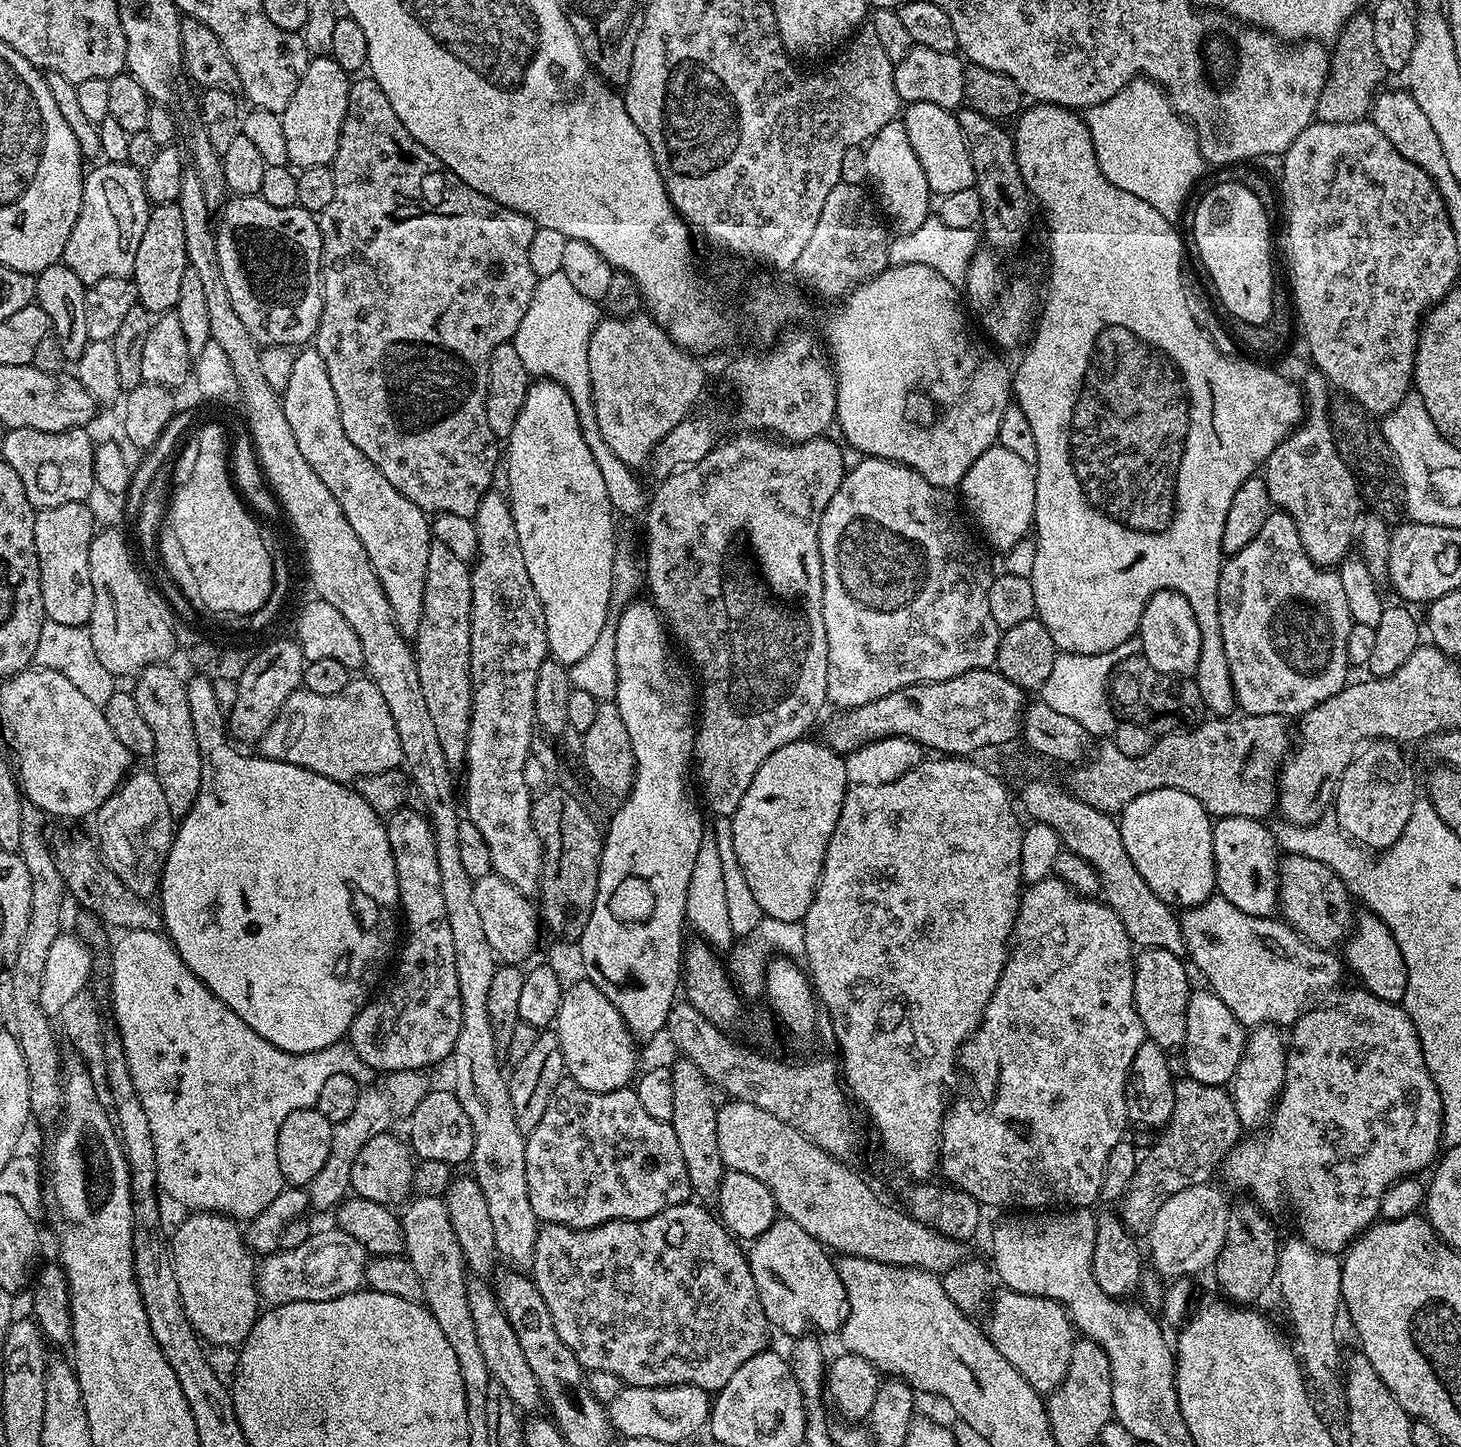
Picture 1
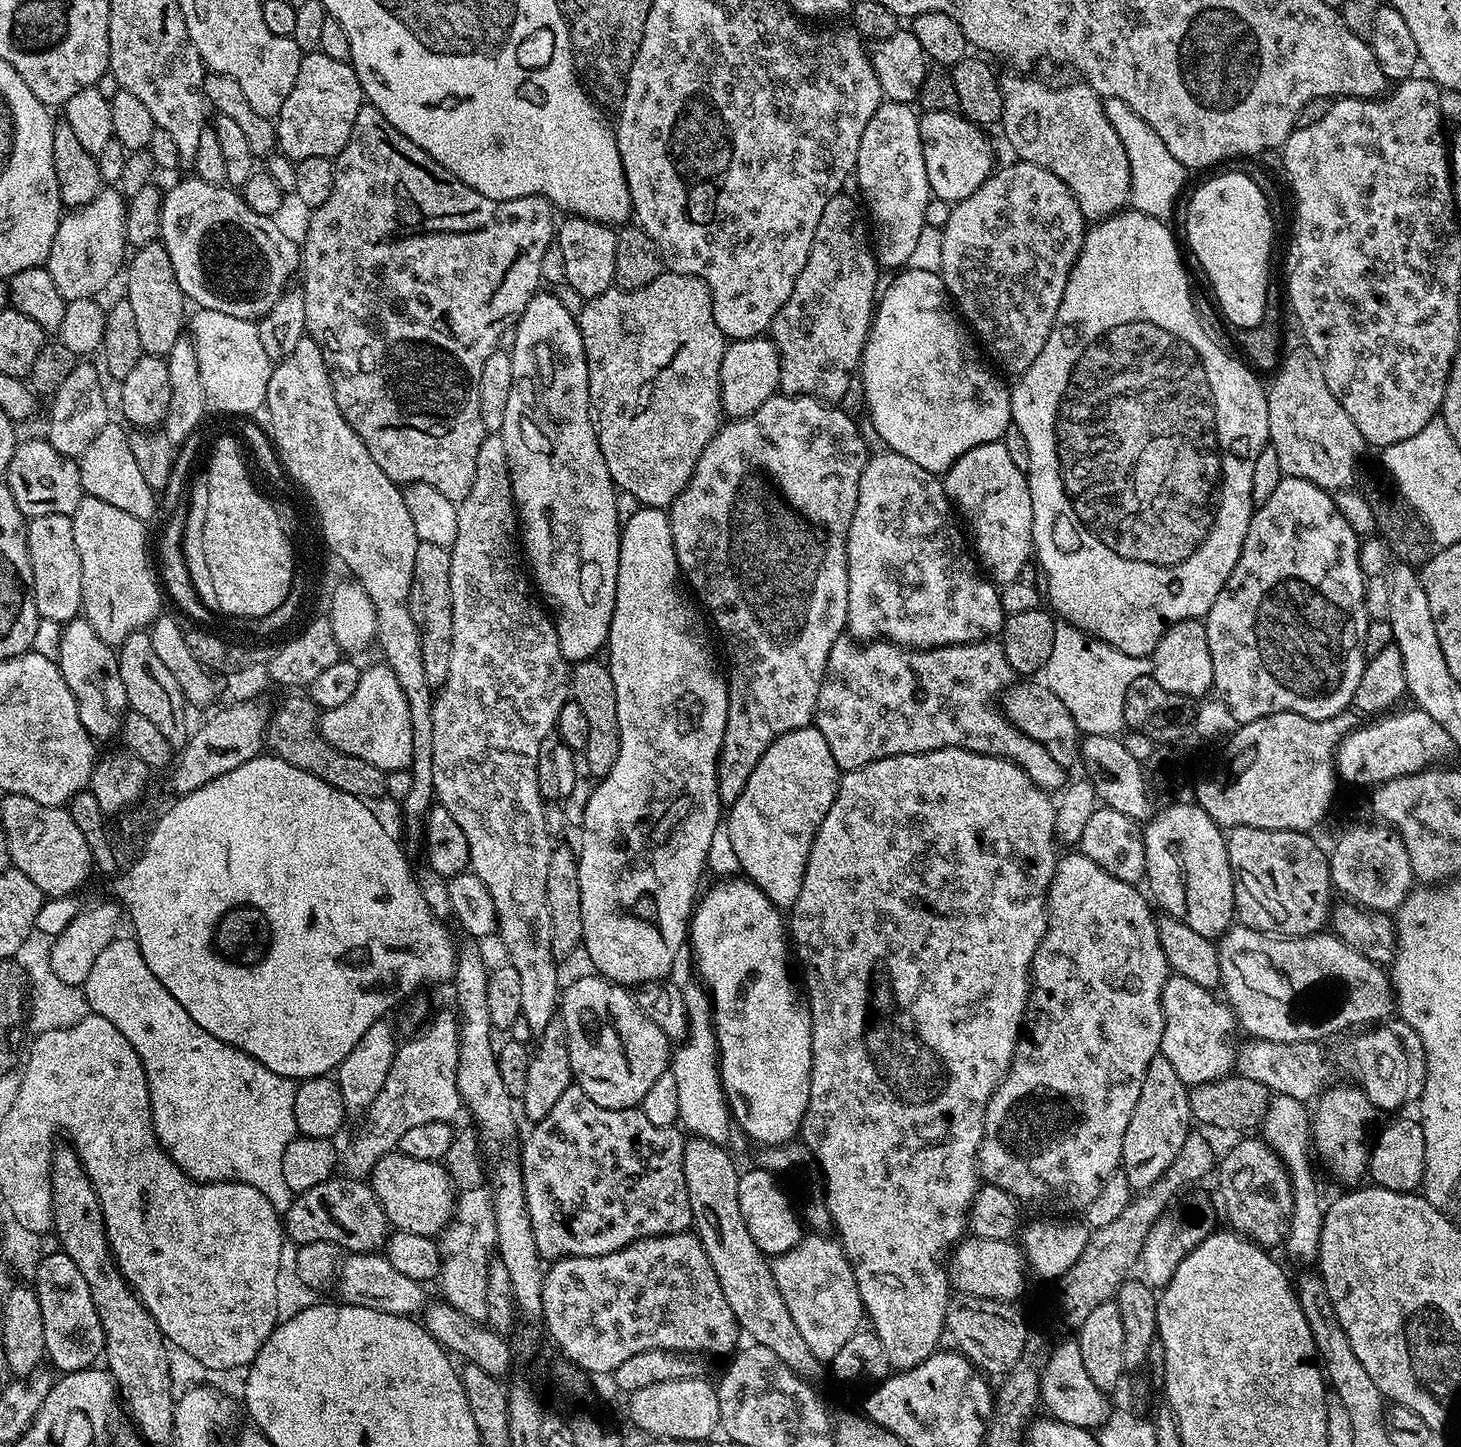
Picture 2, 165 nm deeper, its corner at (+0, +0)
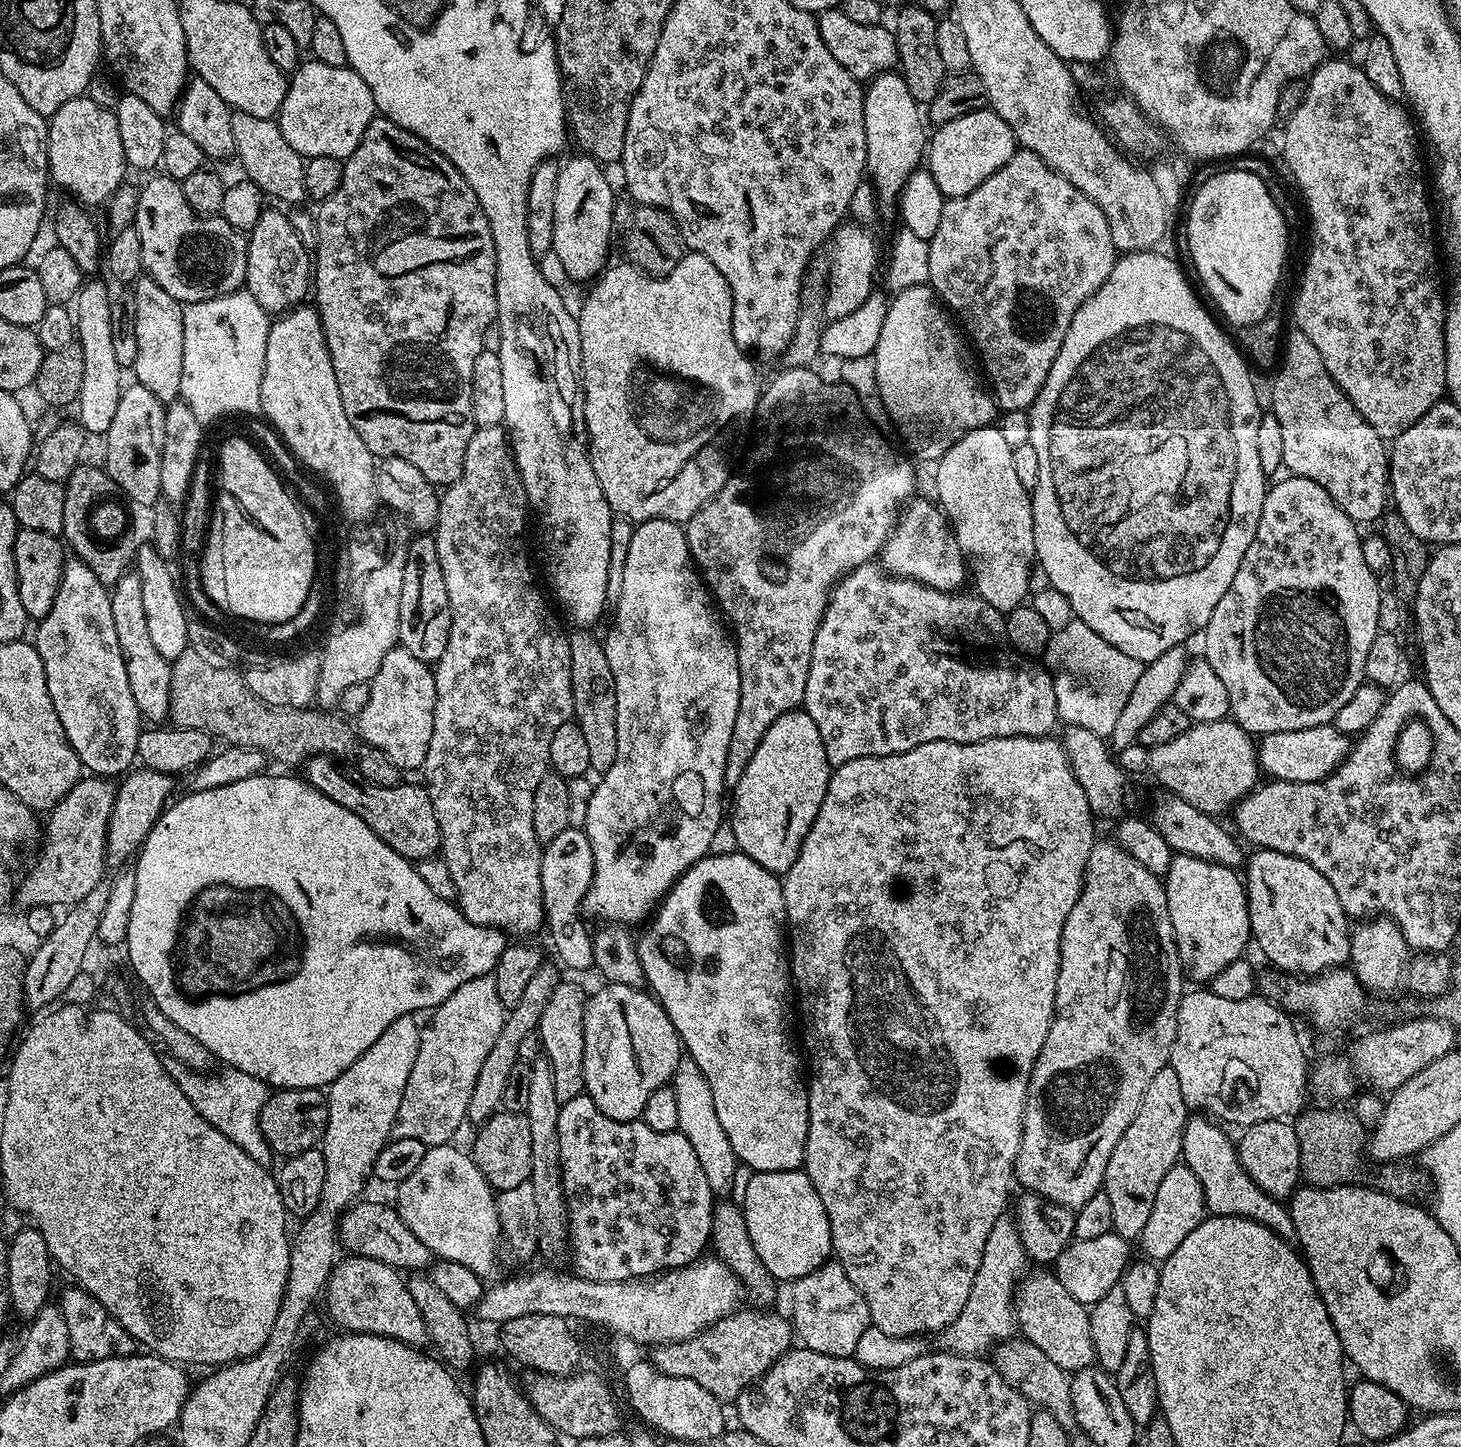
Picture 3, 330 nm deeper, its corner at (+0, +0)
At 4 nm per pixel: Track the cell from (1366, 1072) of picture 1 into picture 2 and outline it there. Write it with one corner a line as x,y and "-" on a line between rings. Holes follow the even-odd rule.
1338,1084
1325,1088
1315,1101
1316,1112
1314,1108
1310,1116
1310,1144
1319,1163
1321,1160
1328,1167
1329,1174
1338,1183
1356,1186
1363,1181
1360,1179
1365,1179
1368,1171
1370,1144
1364,1139
1368,1136
1368,1123
1378,1116
1378,1110
1364,1093
1363,1087

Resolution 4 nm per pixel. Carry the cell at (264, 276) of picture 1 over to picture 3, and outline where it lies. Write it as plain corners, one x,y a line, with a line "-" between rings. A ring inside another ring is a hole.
163,174
156,175
148,178
153,180
146,181
140,188
134,225
142,242
146,275
158,282
170,298
183,305
241,291
245,287
248,265
247,235
234,230
234,226
219,214
201,216
186,202
181,181

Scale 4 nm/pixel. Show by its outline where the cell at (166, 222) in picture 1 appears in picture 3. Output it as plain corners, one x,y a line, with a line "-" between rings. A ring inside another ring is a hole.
141,275
131,289
134,298
136,313
134,314
134,334
138,334
138,358
134,369
135,383
146,386
154,398
158,398
166,406
180,396
180,383
182,382
182,314
184,305
180,301
170,298
158,282
151,280
148,275

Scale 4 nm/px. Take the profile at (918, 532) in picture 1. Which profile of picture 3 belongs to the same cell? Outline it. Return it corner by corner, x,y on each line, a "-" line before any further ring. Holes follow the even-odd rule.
916,498
901,511
896,527
888,535
878,557
878,563
891,576
904,576
917,580
930,588
954,592
965,587
966,565
950,521
931,499

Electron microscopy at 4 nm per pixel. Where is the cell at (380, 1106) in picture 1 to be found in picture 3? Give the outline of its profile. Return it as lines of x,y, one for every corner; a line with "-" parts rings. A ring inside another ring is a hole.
495,975
462,982
446,1002
435,1008
432,1021
420,1029
418,1058
414,1058
414,1070
410,1070
406,1090
402,1090
402,1106
398,1106
393,1137
418,1138
418,1142
429,1146
453,1139
460,1123
465,1123
470,1094
474,1094
474,1082
478,1082
478,1070
482,1070
486,1054
498,1042
505,1015

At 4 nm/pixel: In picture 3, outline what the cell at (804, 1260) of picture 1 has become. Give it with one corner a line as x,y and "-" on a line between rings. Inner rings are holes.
835,1262
823,1264
818,1270
806,1274
802,1278
791,1281
792,1312
790,1323
794,1336
803,1347
814,1350
818,1354
831,1356
855,1357
858,1341
872,1323
870,1310
866,1306
866,1298
846,1278
846,1270

